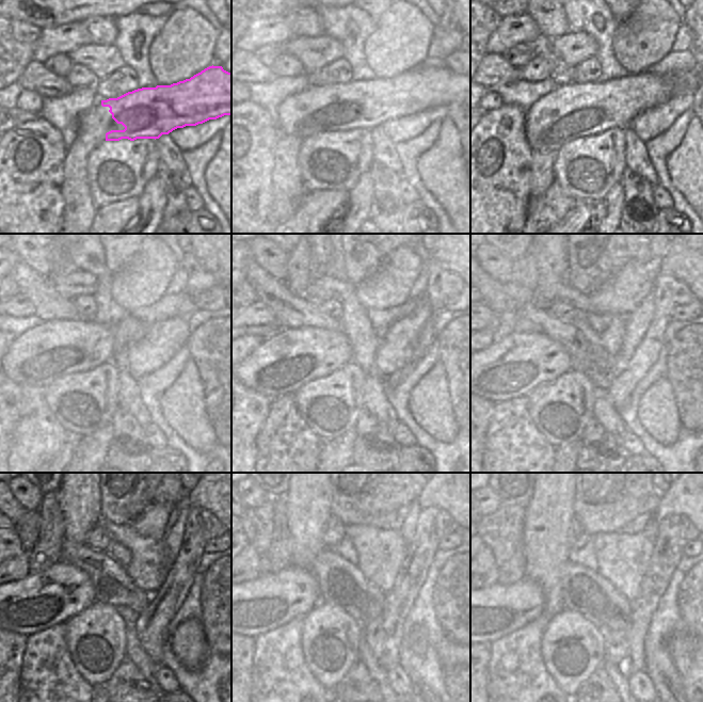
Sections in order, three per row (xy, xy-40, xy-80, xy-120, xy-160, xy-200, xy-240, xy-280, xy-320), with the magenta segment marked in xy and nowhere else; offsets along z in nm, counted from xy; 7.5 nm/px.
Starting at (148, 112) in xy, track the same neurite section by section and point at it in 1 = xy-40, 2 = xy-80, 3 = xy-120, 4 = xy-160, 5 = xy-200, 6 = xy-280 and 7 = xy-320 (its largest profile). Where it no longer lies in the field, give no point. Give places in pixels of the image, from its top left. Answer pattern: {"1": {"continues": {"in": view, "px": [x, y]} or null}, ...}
{"1": {"continues": {"in": "xy-40", "px": [393, 112]}}, "2": {"continues": {"in": "xy-80", "px": [537, 110]}}, "3": {"continues": {"in": "xy-120", "px": [37, 357]}}, "4": {"continues": {"in": "xy-160", "px": [283, 362]}}, "5": {"continues": {"in": "xy-200", "px": [517, 364]}}, "6": {"continues": {"in": "xy-280", "px": [254, 608]}}, "7": {"continues": {"in": "xy-320", "px": [492, 612]}}}

